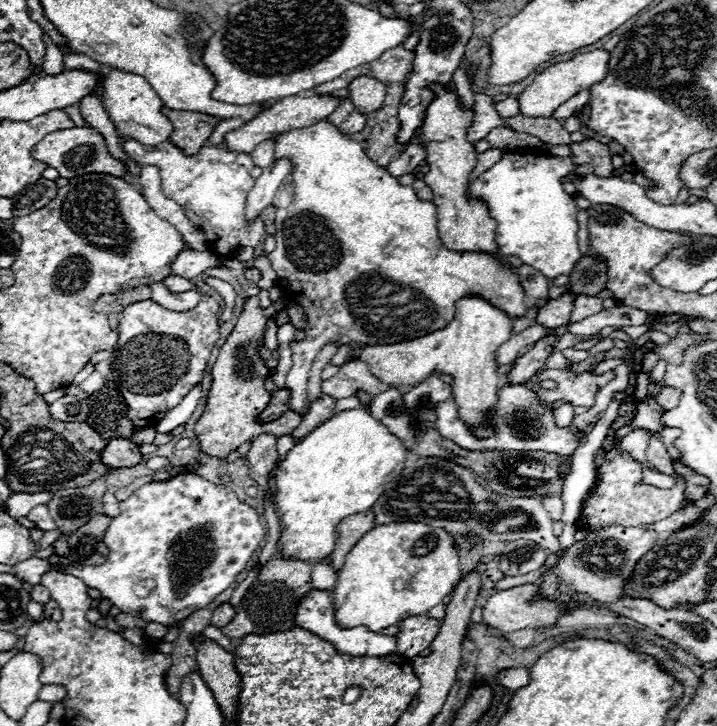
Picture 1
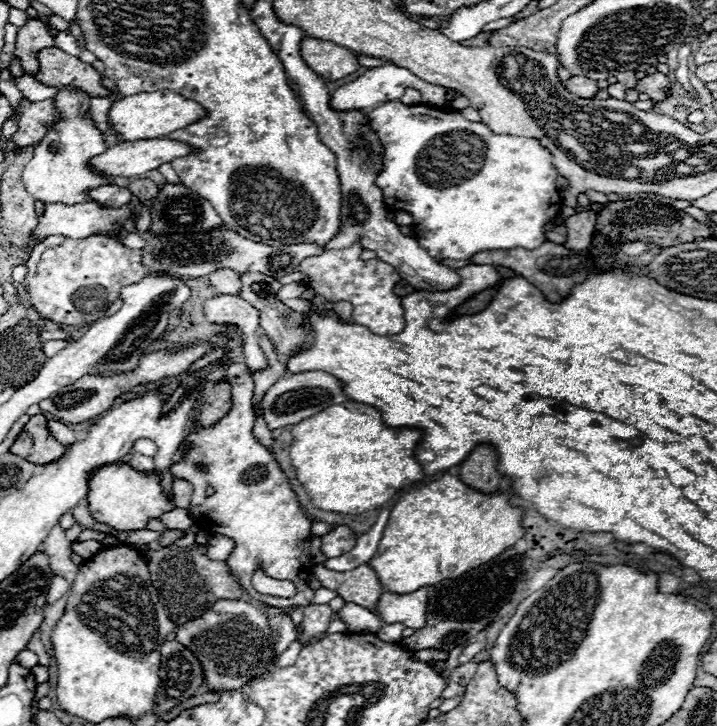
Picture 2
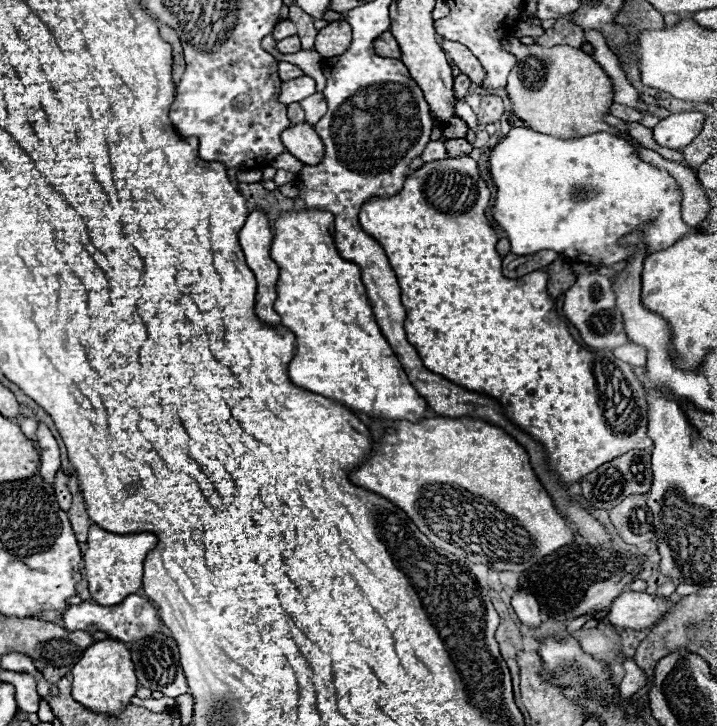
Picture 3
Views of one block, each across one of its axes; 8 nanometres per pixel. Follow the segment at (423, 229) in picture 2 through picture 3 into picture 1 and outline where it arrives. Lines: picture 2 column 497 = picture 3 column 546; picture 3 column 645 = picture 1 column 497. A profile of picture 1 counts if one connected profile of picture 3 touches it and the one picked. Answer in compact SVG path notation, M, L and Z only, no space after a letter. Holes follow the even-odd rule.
M504 152L502 158L484 174L480 174L470 184L470 196L480 198L490 208L490 218L497 222L496 243L502 256L518 256L524 264L540 270L548 280L560 274L572 274L576 262L580 260L580 250L576 242L578 232L578 206L576 198L564 190L566 178L576 176L576 164L568 156L550 156L542 152Z

